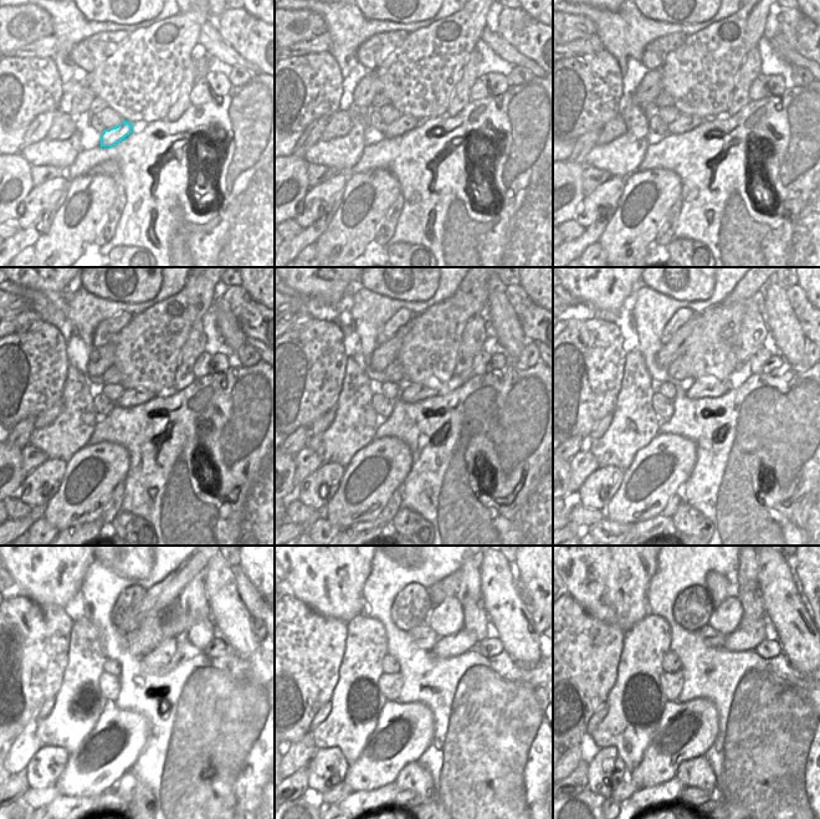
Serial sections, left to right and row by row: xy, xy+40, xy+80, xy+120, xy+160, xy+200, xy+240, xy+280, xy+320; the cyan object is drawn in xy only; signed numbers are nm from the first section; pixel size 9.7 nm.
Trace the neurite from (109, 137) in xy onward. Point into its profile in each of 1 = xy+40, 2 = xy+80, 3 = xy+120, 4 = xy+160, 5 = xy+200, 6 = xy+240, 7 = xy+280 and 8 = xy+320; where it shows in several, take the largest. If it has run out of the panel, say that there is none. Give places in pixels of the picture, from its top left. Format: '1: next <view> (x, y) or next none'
1: next xy+40 (405, 123)
2: next xy+80 (683, 123)
3: next xy+120 (131, 398)
4: next xy+160 (410, 393)
5: next xy+200 (707, 387)
6: next xy+240 (170, 651)
7: next xy+280 (455, 644)
8: next xy+320 (749, 634)

